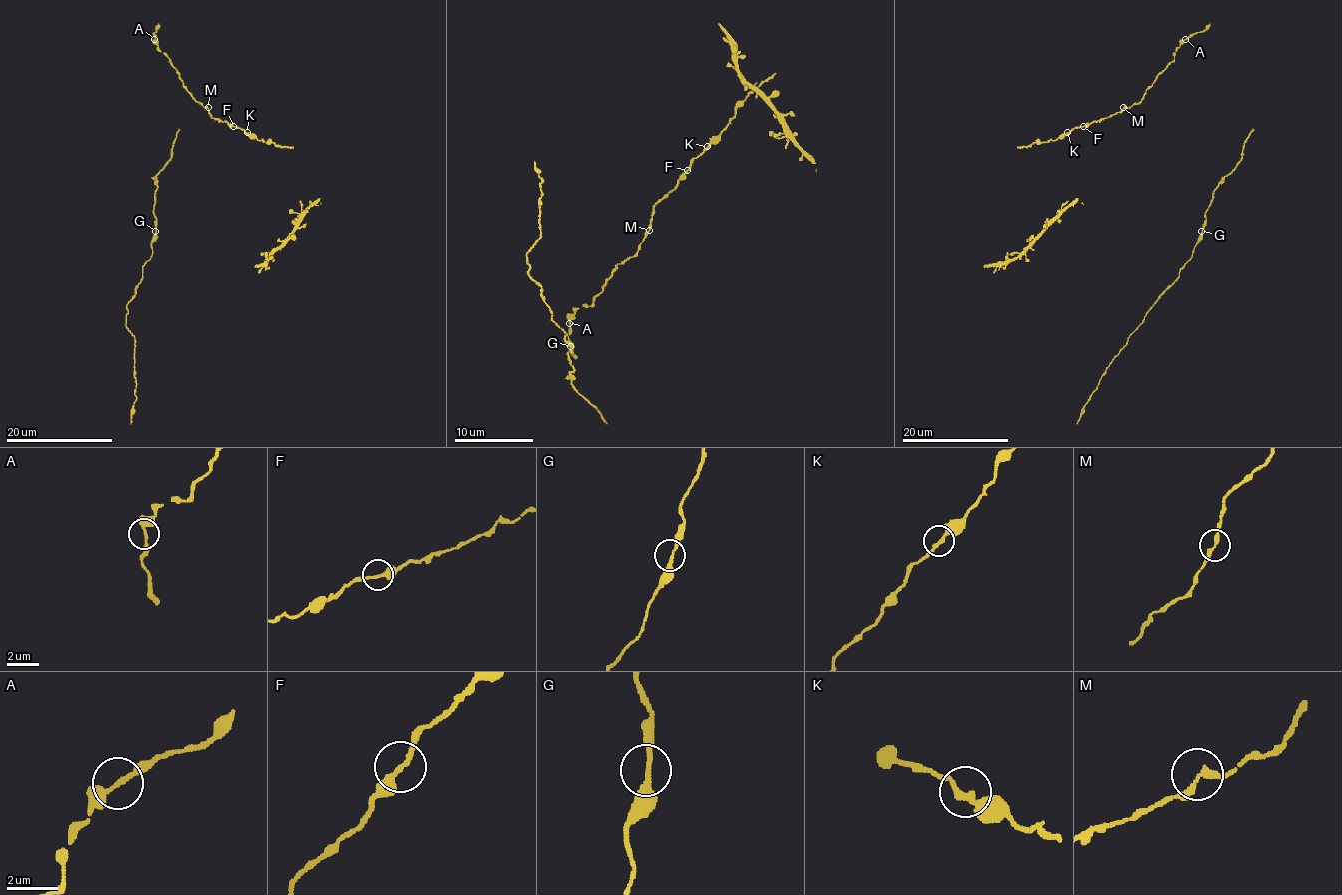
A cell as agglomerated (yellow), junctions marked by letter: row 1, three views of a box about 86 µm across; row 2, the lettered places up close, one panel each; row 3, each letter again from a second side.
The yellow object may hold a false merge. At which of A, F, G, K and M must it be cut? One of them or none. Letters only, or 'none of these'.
A

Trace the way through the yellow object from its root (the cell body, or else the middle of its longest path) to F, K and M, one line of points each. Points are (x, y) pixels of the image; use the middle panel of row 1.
F: (592, 306), (612, 271), (637, 251), (649, 229), (653, 208), (687, 170)
K: (592, 306), (612, 271), (637, 251), (649, 229), (653, 208), (675, 188), (689, 164), (707, 146)
M: (592, 306), (592, 301), (602, 291), (612, 271), (637, 251), (637, 245), (649, 229)

